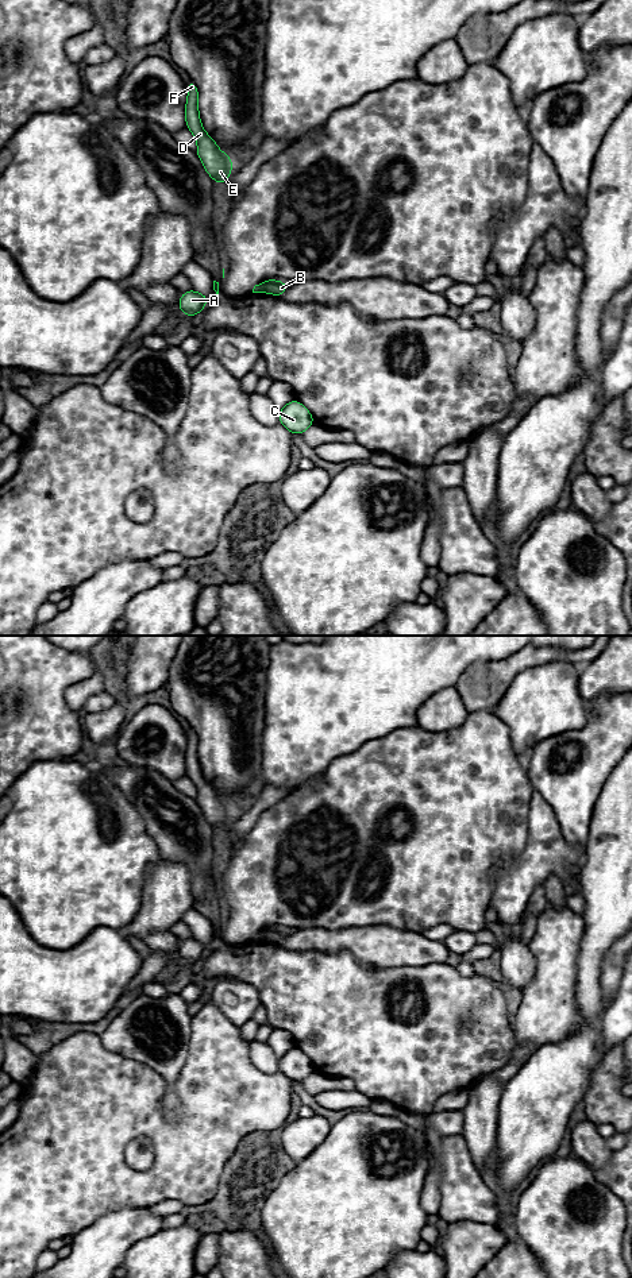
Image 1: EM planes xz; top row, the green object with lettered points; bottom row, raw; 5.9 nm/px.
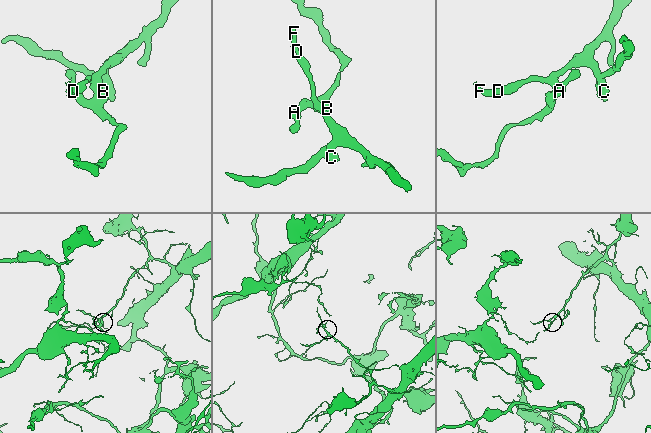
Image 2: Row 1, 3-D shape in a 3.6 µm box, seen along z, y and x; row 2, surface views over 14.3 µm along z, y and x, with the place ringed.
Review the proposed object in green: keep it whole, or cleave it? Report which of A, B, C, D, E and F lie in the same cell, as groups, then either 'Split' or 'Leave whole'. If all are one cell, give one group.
Groups: A B / C D E F. Split

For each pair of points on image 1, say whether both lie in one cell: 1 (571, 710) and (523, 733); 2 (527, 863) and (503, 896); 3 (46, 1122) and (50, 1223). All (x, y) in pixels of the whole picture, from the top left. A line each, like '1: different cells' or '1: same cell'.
1: same cell
2: same cell
3: same cell

